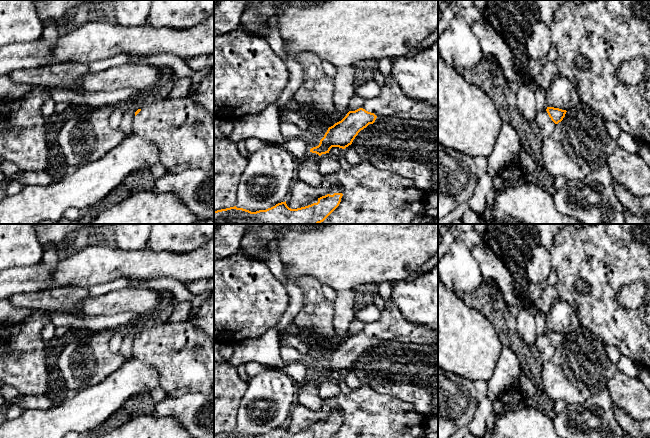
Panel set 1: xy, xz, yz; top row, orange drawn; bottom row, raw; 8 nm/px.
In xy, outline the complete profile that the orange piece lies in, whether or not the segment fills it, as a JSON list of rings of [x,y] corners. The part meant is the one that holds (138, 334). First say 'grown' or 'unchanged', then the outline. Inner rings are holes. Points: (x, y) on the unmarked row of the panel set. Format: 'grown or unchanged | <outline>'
grown | [[[188,321],[166,322],[142,330],[135,336],[132,357],[156,369],[160,376],[159,386],[167,396],[177,398],[189,393],[214,393],[214,337],[206,335]]]

